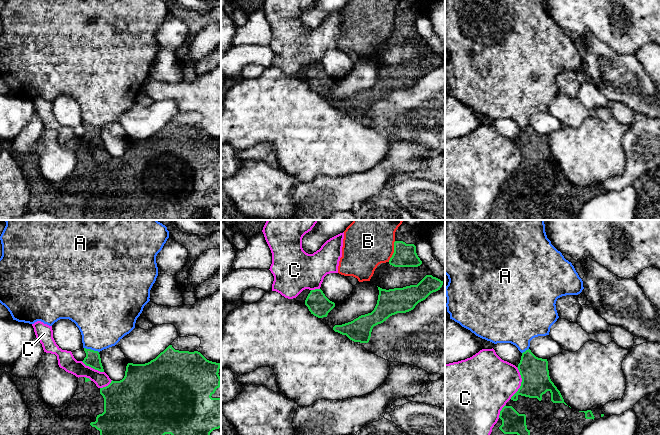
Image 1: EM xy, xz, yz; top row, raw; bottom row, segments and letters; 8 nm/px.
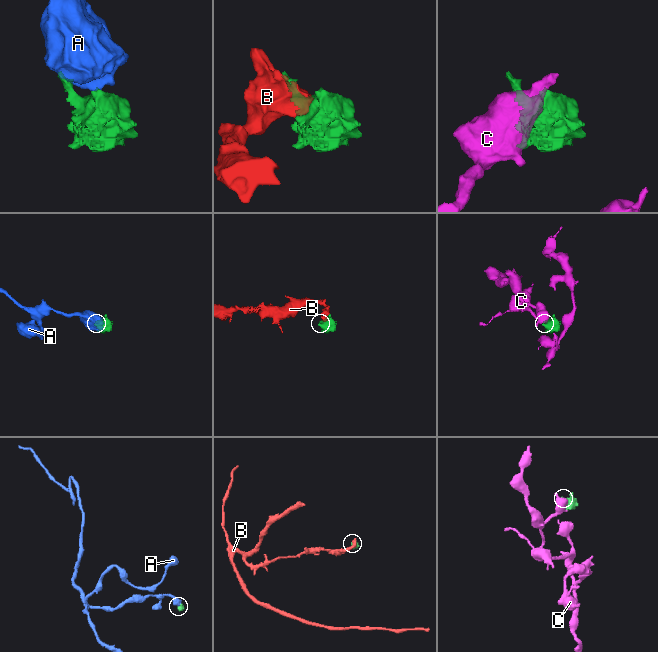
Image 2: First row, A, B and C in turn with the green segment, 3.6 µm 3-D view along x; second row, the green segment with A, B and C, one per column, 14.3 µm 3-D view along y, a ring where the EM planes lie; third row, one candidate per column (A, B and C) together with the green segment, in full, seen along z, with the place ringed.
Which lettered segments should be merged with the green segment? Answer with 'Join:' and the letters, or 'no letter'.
Join: no letter

